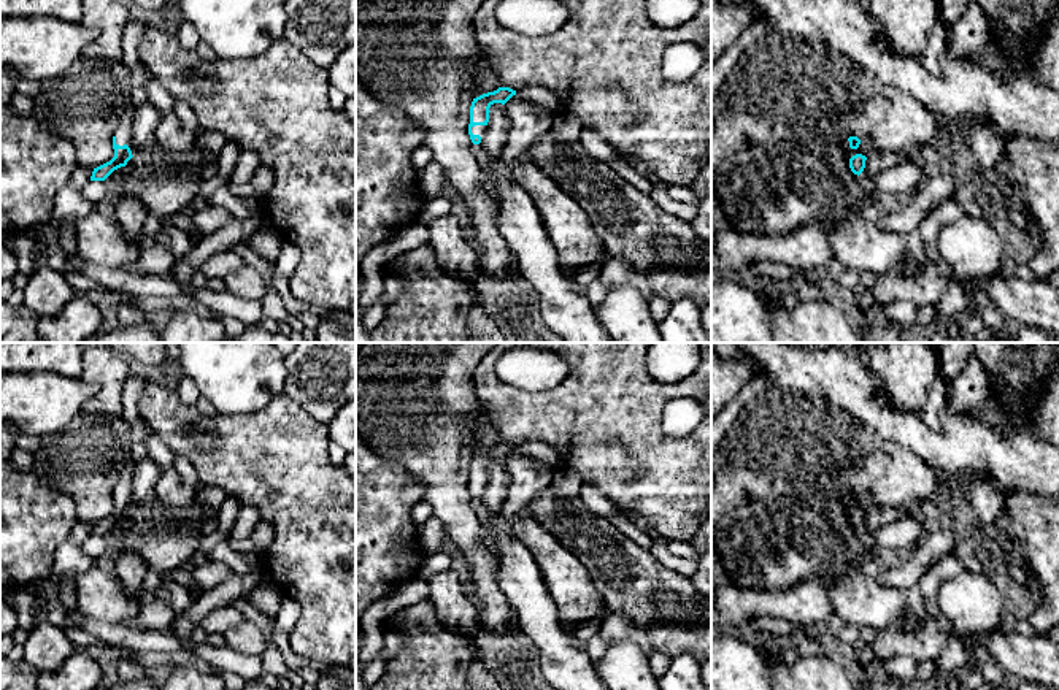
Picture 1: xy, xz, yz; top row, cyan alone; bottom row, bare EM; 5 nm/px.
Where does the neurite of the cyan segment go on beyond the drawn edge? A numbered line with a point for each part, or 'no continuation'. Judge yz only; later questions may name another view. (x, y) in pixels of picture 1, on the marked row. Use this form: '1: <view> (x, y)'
no continuation

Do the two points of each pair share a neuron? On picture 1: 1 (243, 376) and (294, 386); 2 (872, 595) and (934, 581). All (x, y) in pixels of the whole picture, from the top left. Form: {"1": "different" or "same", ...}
{"1": "different", "2": "same"}

